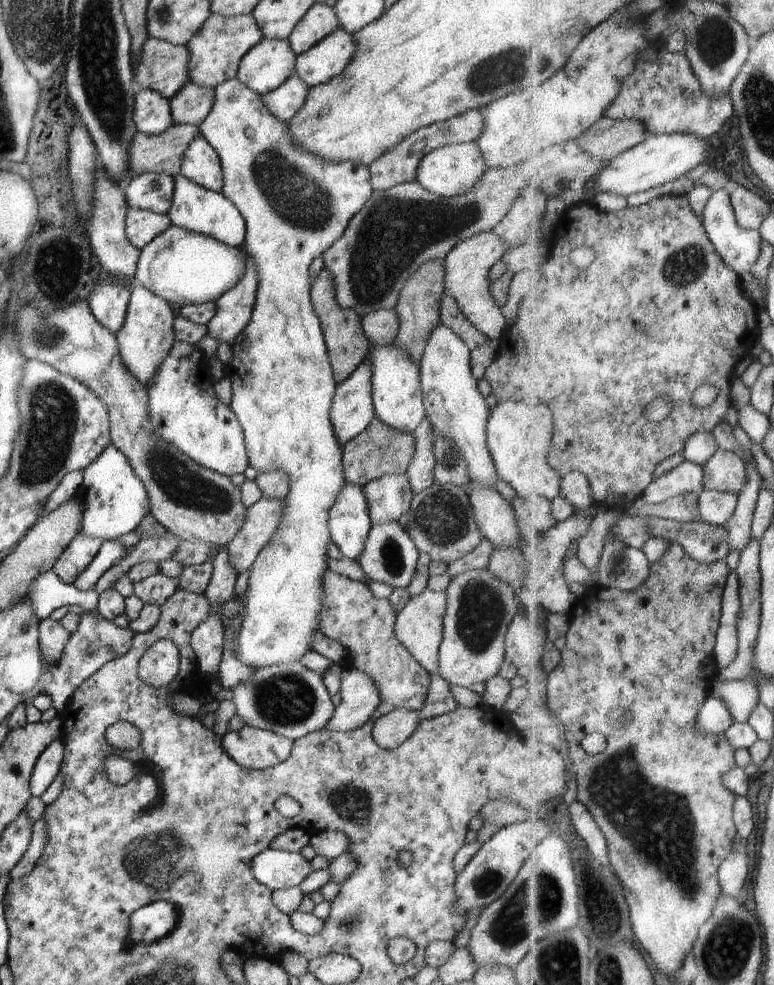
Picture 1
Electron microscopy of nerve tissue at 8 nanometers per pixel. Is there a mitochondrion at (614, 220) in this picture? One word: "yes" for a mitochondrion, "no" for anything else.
no

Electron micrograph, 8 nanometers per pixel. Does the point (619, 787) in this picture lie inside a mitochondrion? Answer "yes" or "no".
yes

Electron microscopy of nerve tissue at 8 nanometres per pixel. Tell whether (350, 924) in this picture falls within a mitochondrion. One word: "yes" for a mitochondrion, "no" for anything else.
yes

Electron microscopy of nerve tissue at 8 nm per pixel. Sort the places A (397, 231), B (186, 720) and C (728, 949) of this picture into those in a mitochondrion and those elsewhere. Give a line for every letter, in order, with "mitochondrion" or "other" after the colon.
A: mitochondrion
B: other
C: mitochondrion

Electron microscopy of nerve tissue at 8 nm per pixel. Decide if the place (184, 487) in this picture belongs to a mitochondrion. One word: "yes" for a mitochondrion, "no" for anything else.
yes

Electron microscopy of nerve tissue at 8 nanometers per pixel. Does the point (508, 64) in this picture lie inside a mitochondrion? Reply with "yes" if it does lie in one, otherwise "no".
yes

